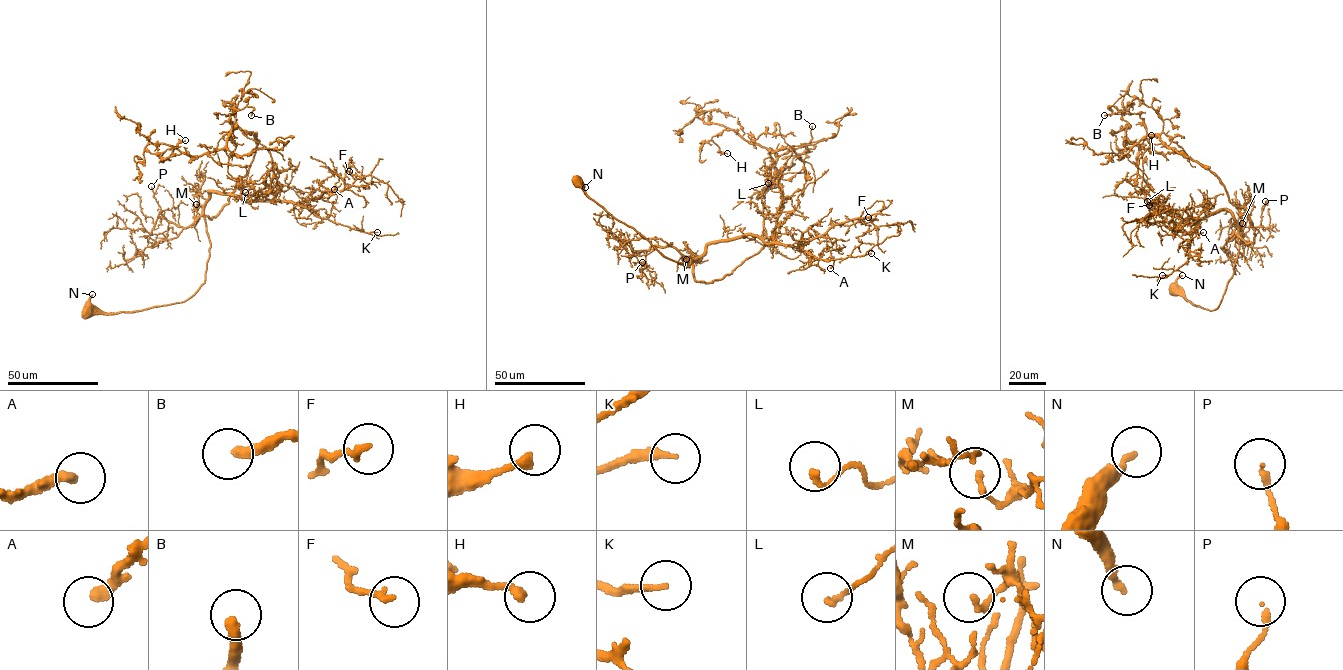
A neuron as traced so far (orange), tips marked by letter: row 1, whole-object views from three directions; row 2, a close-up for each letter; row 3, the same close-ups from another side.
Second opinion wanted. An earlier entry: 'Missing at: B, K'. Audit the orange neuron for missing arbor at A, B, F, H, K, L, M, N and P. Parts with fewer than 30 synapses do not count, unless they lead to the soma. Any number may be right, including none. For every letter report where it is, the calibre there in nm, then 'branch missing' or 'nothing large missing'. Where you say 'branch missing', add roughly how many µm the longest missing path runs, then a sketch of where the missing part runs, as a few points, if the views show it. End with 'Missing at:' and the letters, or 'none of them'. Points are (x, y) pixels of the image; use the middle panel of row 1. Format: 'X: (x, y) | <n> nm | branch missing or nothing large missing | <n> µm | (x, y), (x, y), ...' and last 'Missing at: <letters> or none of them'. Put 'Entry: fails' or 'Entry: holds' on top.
Entry: holds
A: (830, 268) | 320 nm | nothing large missing
B: (812, 126) | 320 nm | branch missing | 50 µm | (812, 126), (818, 116), (813, 107), (791, 100), (765, 99), (760, 89)
F: (868, 217) | 180 nm | nothing large missing
H: (727, 153) | 240 nm | nothing large missing
K: (871, 253) | 200 nm | branch missing | 30 µm | (871, 253), (893, 247), (898, 236), (904, 233)
L: (768, 183) | 150 nm | nothing large missing
M: (686, 259) | 130 nm | nothing large missing
N: (585, 187) | 200 nm | nothing large missing
P: (642, 262) | 150 nm | nothing large missing
Missing at: B, K

